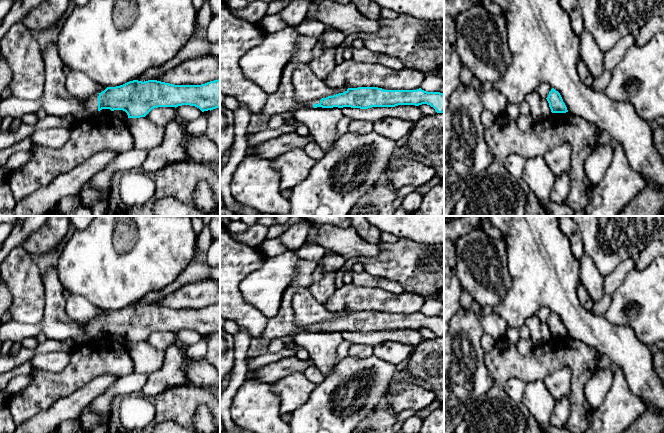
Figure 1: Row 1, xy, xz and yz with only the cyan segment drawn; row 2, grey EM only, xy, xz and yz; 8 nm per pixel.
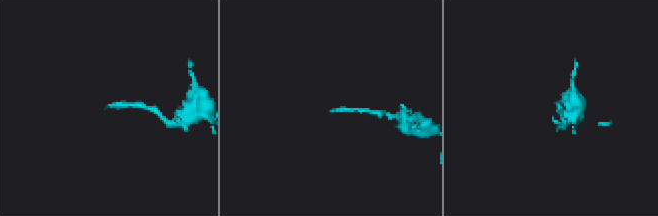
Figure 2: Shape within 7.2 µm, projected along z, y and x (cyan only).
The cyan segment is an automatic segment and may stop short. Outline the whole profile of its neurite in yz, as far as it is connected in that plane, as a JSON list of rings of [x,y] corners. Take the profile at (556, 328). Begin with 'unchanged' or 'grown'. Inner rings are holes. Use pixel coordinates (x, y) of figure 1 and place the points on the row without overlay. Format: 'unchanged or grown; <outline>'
unchanged; [[[554,312],[551,313],[549,316],[548,321],[546,322],[549,331],[551,333],[552,337],[566,337],[568,336],[567,331],[565,327],[563,326],[563,323],[558,315],[556,315]]]

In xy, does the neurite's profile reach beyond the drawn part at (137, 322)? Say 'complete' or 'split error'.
split error

